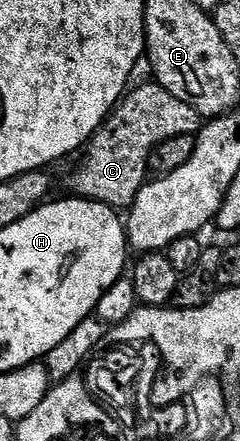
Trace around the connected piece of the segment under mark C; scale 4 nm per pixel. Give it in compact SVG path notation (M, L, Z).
M156 82L149 83L134 93L131 91L123 95L106 123L90 137L84 148L86 157L82 165L70 176L75 197L95 200L115 210L129 209L142 185L147 183L146 163L154 147L177 136L193 137L199 131L200 117L196 109L188 106L188 102L180 102L180 98L168 94L168 90Z

